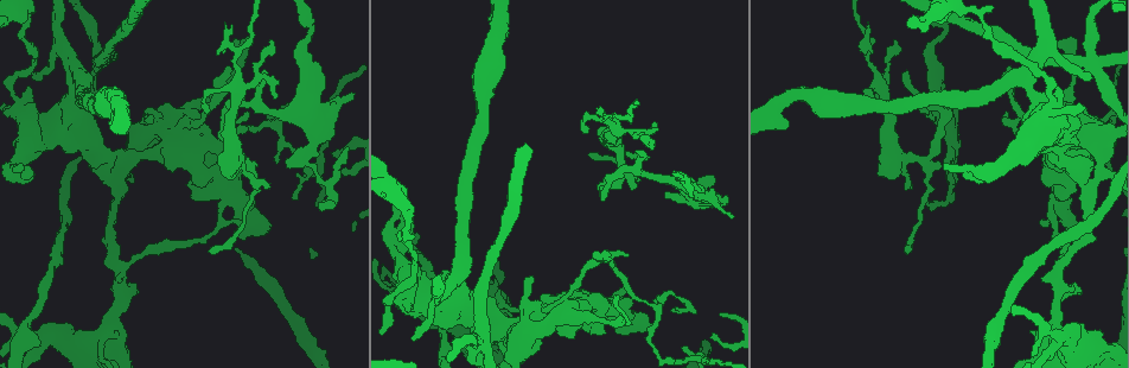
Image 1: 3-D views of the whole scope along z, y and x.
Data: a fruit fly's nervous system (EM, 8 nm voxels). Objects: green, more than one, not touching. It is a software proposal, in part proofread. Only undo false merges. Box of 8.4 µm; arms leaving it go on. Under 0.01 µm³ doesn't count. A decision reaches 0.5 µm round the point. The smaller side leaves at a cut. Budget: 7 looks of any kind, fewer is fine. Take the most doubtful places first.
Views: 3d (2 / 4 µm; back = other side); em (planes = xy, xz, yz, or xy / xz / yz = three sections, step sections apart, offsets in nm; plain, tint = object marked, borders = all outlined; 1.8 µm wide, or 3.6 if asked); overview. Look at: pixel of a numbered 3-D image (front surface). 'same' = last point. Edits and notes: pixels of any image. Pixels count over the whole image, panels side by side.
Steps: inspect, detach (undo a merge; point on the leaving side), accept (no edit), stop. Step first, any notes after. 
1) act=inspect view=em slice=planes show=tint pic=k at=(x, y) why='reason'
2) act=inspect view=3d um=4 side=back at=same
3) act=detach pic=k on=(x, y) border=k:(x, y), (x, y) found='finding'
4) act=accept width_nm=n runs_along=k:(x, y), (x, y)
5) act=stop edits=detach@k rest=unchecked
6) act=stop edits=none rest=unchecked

act=inspect view=3d um=4 pic=1 at=(478, 339) why='looks like a crossing'

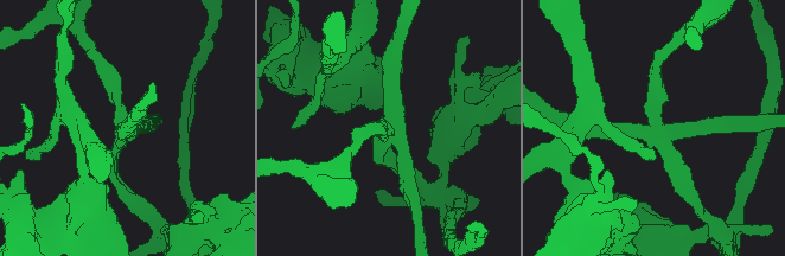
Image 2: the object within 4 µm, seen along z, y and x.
act=inspect view=em slice=planes show=plain pic=2 at=(653, 130) arms=4 why='now the EM'

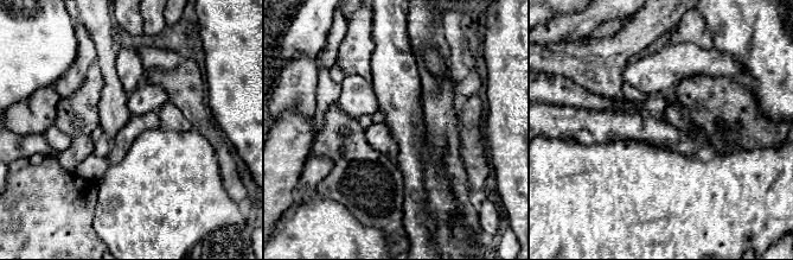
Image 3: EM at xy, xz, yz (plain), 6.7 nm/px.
act=inspect view=em slice=planes show=tint at=same why='with the object marked'

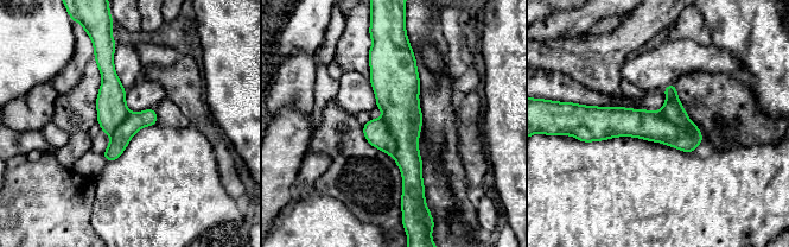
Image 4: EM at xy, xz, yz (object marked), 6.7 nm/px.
act=detach pic=4 on=(375, 131) width_nm=220 border=4:(381, 118), (395, 141), (393, 156) found='a second neuron is stuck on'

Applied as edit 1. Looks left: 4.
act=inspect view=em slice=planes show=tint pic=1 at=(412, 303) why='two arms in line, one across'

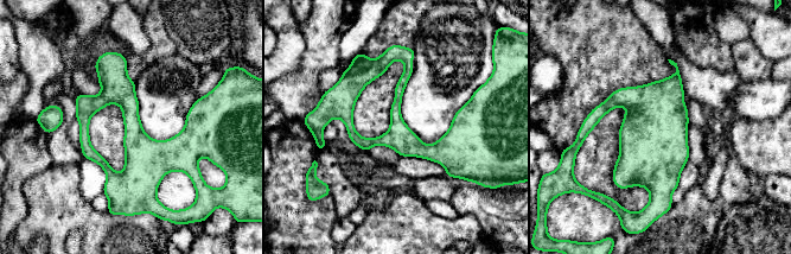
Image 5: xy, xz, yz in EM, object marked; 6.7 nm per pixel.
act=accept runs_along=5:(390, 55), (407, 62), (397, 127), (450, 172) found='continuous, no second neuron'

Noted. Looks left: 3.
act=stop edits=detach@4 rest=unchecked

